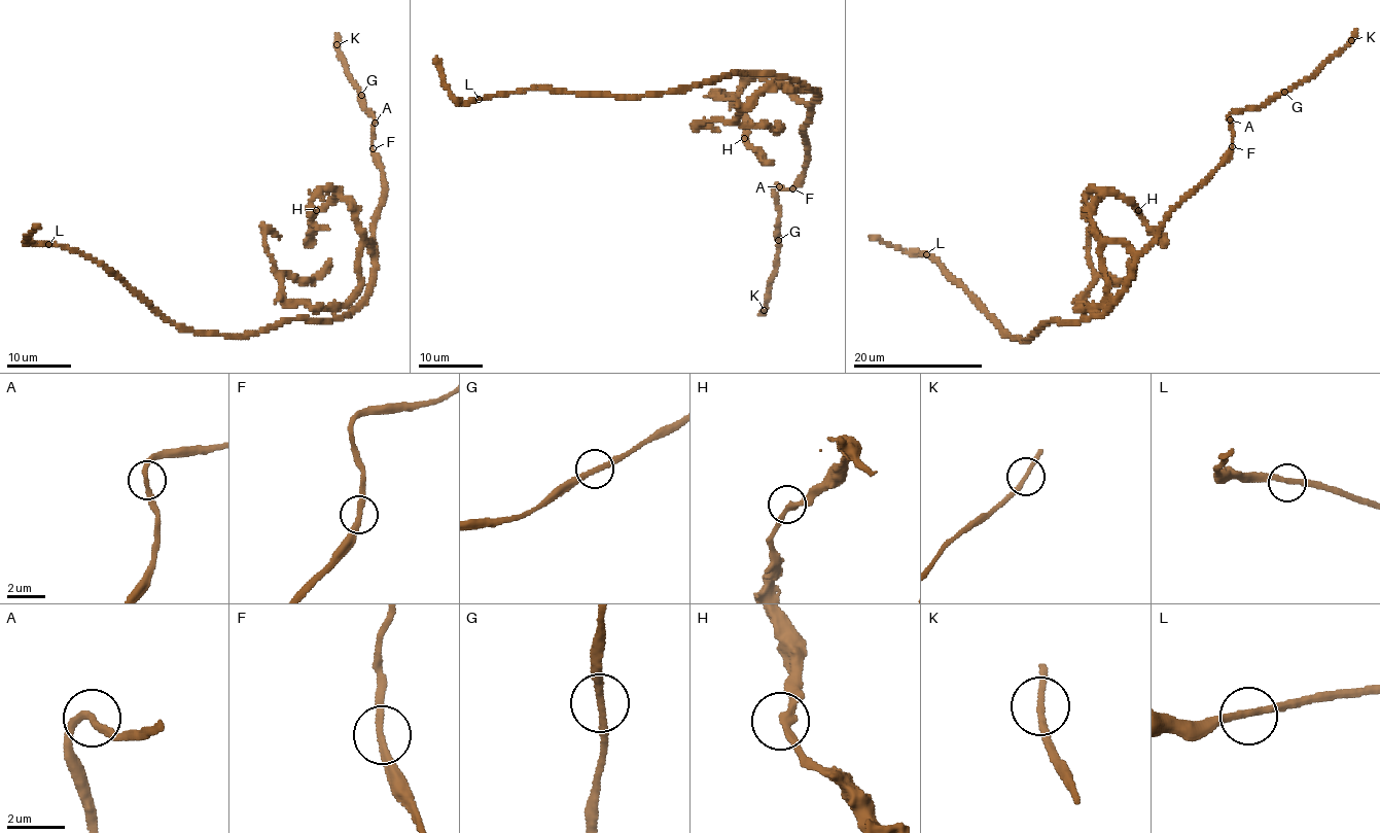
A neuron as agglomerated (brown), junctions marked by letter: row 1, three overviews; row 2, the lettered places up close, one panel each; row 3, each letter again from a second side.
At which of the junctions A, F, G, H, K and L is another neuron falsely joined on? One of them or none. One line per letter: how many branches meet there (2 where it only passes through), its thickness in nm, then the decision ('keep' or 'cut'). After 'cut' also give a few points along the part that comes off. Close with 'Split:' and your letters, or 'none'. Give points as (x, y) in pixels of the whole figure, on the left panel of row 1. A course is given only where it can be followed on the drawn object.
A: 2 branches meet; 220 nm thick; keep
F: 2 branches meet; 240 nm thick; keep
G: 2 branches meet; 240 nm thick; keep
H: 2 branches meet; 240 nm thick; keep
K: 2 branches meet; 200 nm thick; keep
L: 2 branches meet; 240 nm thick; keep
Split: none

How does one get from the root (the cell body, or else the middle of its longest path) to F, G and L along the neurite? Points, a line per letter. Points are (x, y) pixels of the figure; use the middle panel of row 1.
F: (795, 80), (815, 90), (817, 97), (808, 103), (811, 111), (802, 129), (808, 155), (792, 188)
G: (795, 80), (817, 97), (801, 130), (804, 172), (792, 188), (775, 191), (778, 240)
L: (795, 80), (765, 74), (731, 73), (718, 79), (642, 97), (577, 95), (530, 89), (479, 99)

